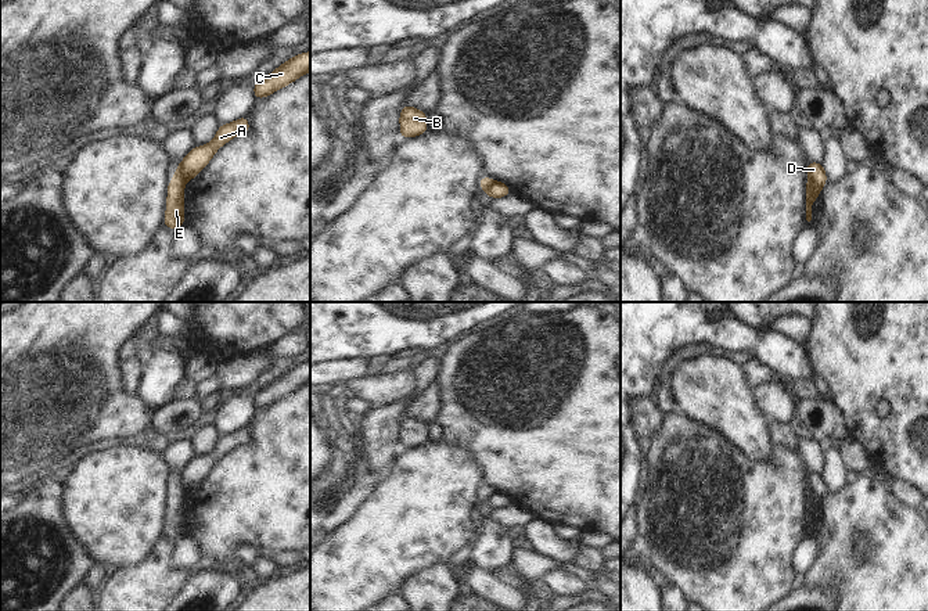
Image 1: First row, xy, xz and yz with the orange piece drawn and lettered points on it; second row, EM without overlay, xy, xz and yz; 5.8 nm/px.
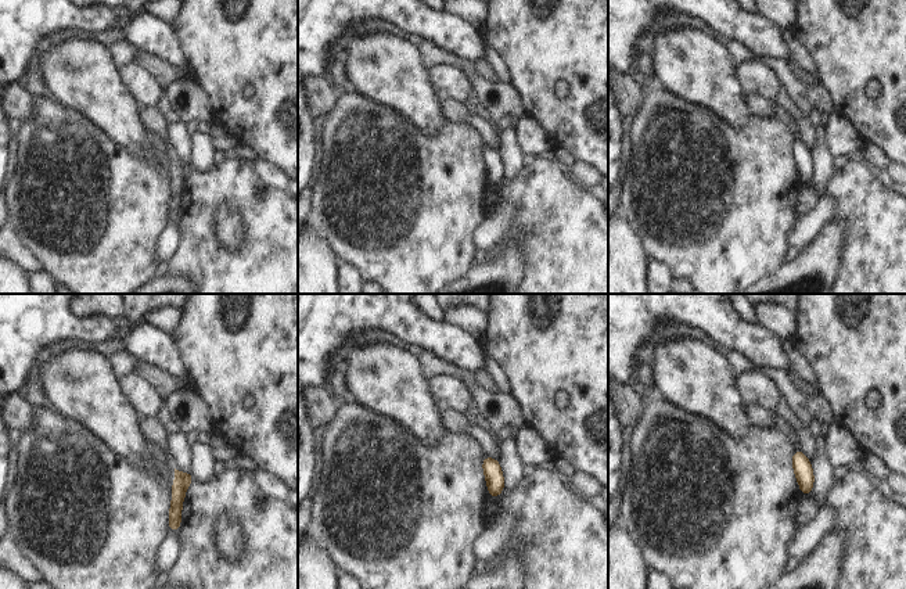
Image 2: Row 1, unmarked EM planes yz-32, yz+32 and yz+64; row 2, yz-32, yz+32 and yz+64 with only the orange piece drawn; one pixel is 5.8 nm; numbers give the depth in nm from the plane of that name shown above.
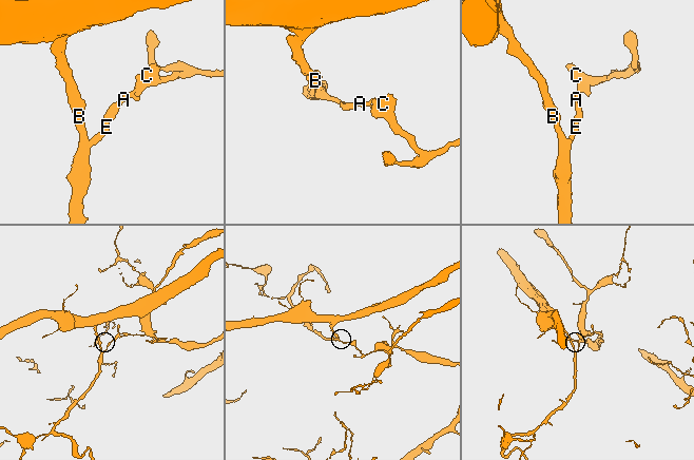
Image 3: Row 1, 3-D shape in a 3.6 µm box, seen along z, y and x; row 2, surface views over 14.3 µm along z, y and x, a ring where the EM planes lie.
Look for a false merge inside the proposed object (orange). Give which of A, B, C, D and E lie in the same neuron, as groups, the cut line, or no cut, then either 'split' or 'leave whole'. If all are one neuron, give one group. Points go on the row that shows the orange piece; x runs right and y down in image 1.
A C D / B E; cut in yz along (809, 182), (817, 194); split

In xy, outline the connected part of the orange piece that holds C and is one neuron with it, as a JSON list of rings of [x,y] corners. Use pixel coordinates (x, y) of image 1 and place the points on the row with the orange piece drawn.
[[[310,51],[301,53],[253,85],[255,100],[265,98],[310,71]]]

